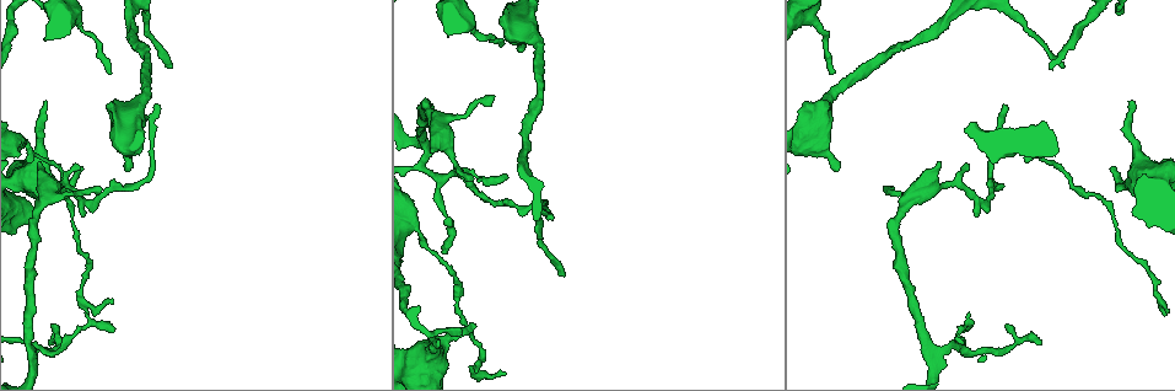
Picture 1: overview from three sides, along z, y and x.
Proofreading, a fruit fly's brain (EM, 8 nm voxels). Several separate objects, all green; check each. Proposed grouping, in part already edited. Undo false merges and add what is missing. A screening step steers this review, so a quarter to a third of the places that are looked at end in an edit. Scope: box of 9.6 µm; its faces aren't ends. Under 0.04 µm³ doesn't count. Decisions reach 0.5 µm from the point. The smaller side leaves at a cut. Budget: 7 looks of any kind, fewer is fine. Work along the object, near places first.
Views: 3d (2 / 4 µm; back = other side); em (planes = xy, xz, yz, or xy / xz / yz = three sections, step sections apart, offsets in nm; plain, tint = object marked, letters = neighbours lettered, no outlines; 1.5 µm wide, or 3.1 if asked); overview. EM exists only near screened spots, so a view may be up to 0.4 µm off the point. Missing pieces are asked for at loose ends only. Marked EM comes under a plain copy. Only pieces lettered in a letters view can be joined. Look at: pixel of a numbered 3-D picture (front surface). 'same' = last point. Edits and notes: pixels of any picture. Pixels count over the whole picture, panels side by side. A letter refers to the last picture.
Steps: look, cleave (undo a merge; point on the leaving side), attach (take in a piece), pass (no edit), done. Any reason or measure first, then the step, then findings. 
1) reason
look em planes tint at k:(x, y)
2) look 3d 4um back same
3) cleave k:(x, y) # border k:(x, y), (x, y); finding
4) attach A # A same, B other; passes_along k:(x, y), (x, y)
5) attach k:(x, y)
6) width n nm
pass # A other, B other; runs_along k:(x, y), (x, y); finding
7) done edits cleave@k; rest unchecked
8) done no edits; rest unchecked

free end
look em planes letters at 1:(839, 170)

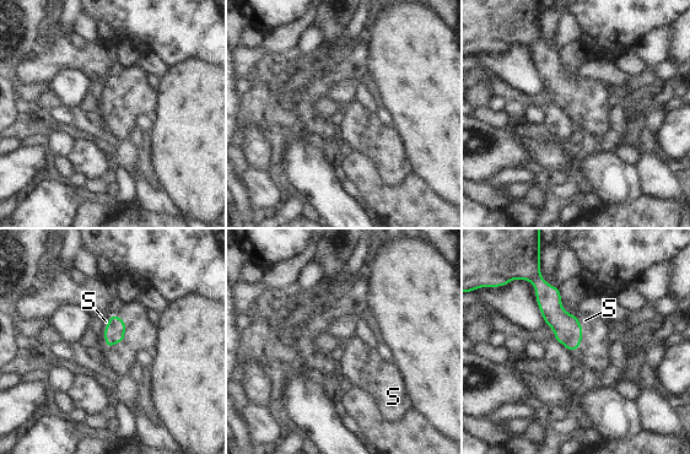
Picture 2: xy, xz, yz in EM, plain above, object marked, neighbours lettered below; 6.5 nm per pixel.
attach S # S same; it goes on there

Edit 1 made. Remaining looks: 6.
look overview

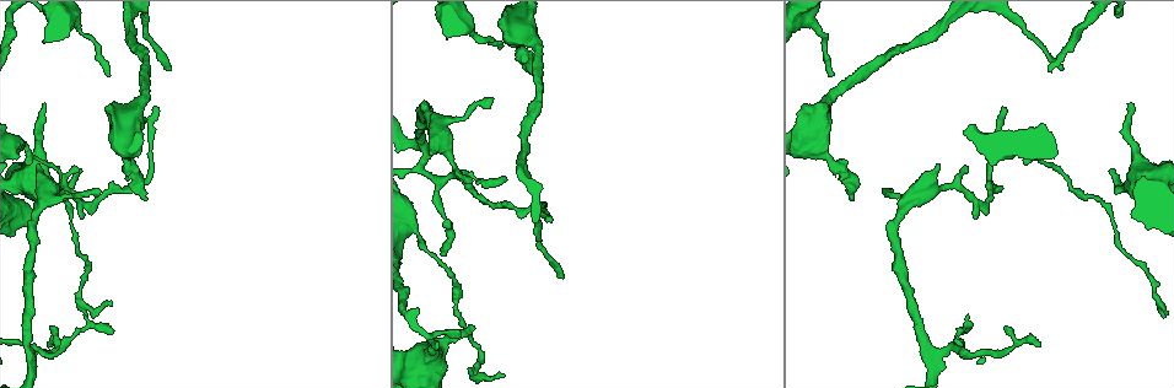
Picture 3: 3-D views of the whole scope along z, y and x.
tapers out
look em planes letters at 3:(506, 178)

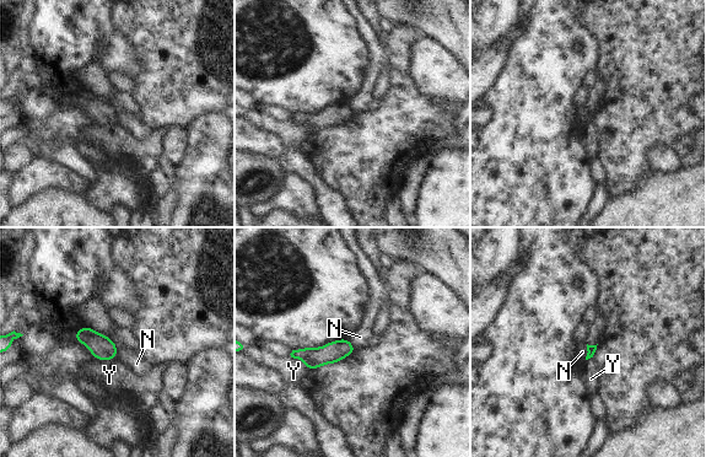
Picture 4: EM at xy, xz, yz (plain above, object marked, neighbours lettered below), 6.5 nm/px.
pass # N other, Y other; runs_along 4:(351, 349), (295, 354); no lettered piece goes on from it

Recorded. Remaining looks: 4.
thick turns thin
look em xy step 4 letters at 3:(452, 159)

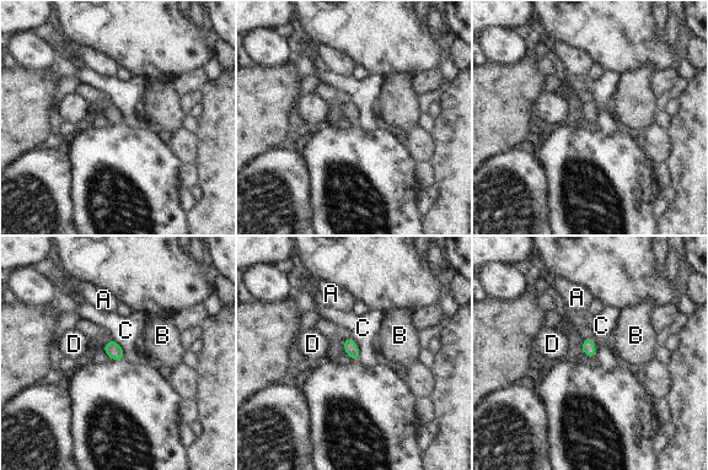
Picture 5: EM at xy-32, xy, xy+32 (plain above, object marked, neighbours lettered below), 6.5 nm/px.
look em planes letters same

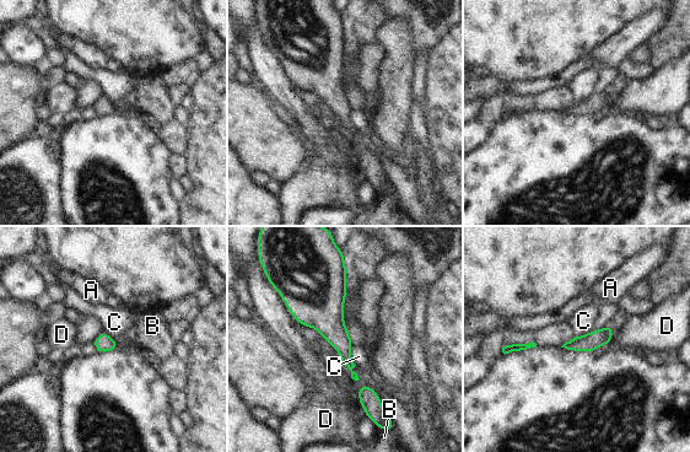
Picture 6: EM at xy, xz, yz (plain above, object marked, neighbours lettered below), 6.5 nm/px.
pass # A other, B other, C other, D other; border 6:(352, 344), (351, 360), (356, 365); one neuron here

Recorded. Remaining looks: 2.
done edits attach@2; rest unchecked

